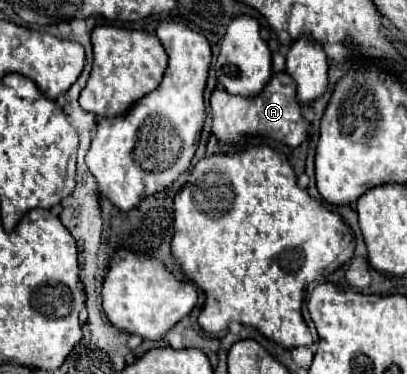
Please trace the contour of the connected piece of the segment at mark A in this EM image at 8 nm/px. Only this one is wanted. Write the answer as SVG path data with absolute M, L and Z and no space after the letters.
M275 74L257 98L231 96L225 90L215 90L209 98L211 106L211 134L225 144L239 144L247 136L267 136L285 146L297 148L307 138L309 122L301 114L301 106L295 98L295 82L285 74Z

